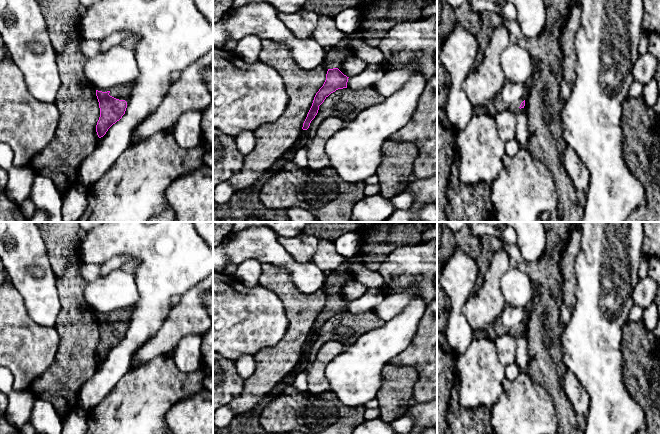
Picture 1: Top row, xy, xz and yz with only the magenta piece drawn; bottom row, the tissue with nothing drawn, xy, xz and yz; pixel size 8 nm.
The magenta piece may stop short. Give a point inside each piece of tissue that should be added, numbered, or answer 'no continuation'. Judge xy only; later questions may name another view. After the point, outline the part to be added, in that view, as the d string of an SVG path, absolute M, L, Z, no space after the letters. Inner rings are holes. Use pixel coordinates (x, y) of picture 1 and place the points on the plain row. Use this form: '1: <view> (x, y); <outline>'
1: xy (123, 316); M129 306L127 308L123 308L111 314L109 319L116 323L125 324L126 326L128 326L133 311L134 311L134 306Z

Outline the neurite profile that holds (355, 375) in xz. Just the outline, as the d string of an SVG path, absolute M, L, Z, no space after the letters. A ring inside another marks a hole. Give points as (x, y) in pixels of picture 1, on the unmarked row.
M415 297L393 319L384 326L363 334L353 345L346 346L326 367L325 376L330 391L347 407L365 406L376 398L382 386L382 369L395 356L402 353L416 335L419 322L426 310L421 297Z

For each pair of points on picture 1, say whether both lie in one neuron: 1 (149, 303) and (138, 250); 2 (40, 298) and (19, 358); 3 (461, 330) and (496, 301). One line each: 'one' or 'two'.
1: one
2: two
3: two

